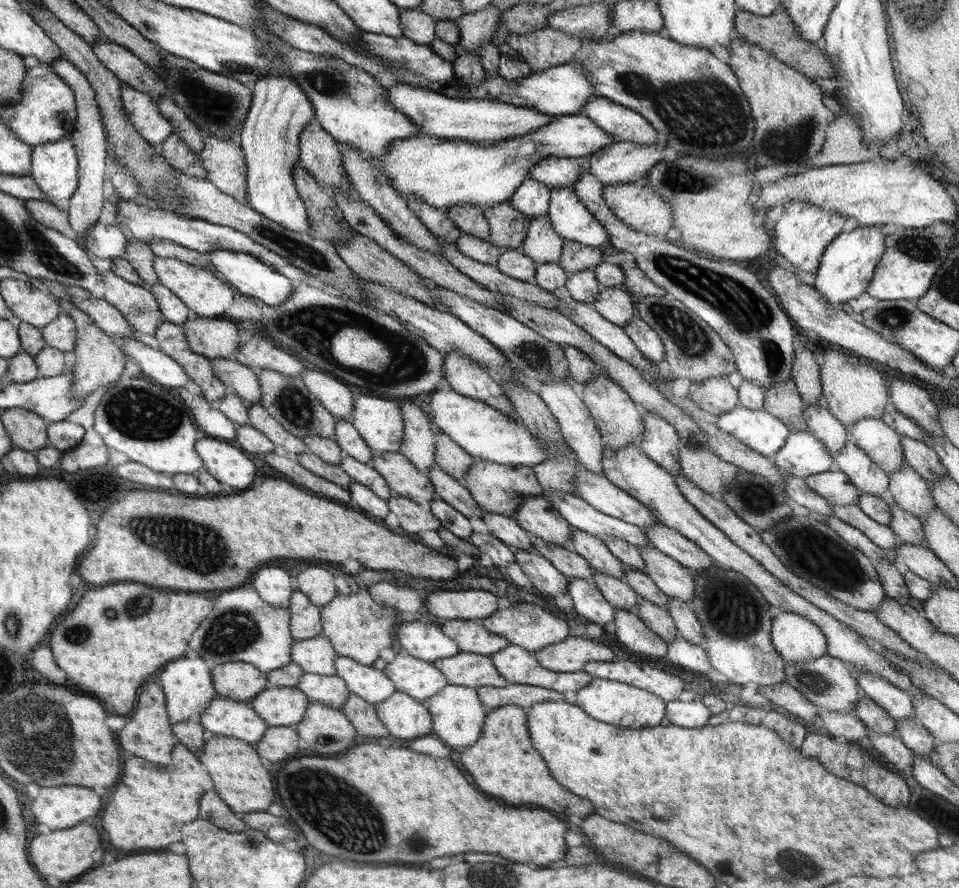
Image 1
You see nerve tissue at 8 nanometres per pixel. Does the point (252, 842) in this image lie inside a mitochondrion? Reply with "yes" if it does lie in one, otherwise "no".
no

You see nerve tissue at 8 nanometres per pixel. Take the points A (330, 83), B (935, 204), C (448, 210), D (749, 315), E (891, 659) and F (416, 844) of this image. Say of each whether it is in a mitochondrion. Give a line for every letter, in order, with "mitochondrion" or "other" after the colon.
A: mitochondrion
B: other
C: other
D: mitochondrion
E: other
F: mitochondrion

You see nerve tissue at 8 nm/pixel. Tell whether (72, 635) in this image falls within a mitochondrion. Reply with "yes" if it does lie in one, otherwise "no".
yes

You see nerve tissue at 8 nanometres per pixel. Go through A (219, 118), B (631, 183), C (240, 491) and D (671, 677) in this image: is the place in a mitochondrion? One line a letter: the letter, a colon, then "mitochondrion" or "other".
A: mitochondrion
B: other
C: other
D: other

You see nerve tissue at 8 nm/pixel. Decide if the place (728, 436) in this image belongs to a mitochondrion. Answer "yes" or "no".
no

